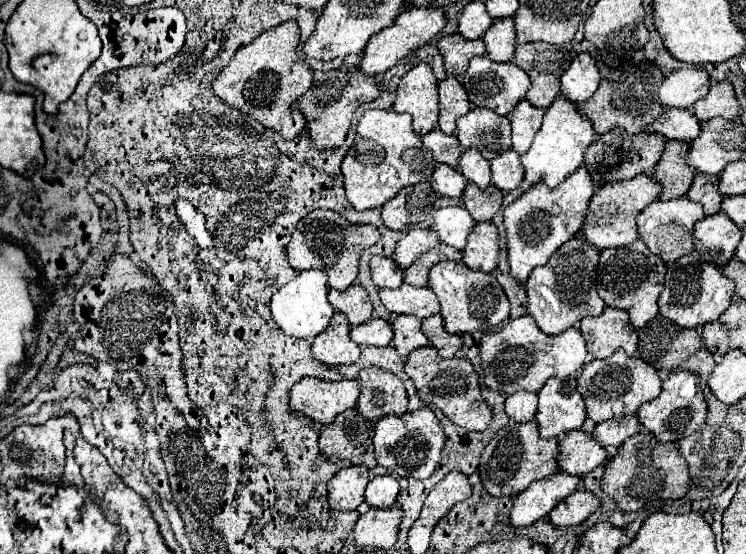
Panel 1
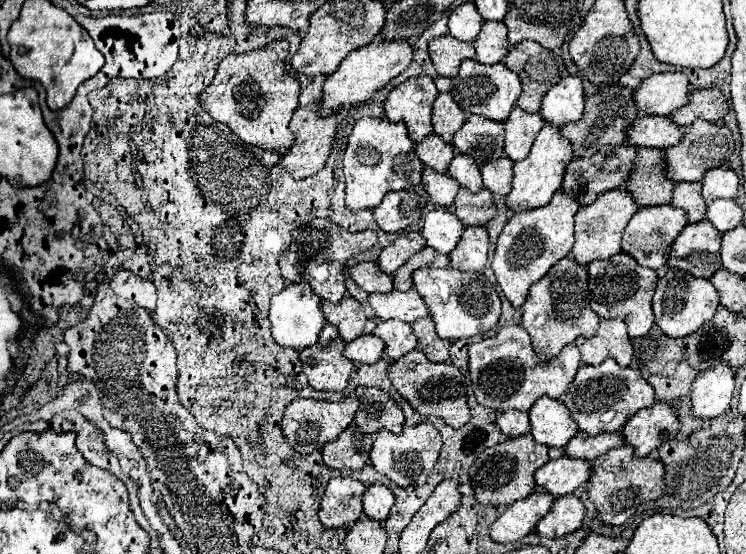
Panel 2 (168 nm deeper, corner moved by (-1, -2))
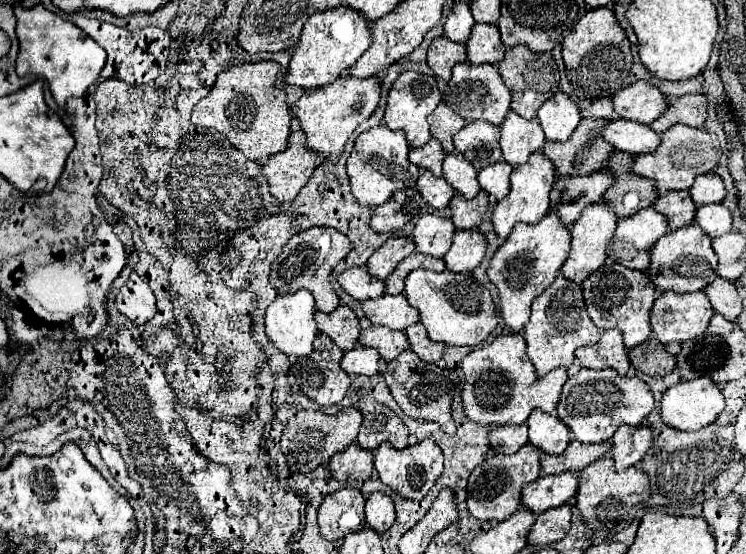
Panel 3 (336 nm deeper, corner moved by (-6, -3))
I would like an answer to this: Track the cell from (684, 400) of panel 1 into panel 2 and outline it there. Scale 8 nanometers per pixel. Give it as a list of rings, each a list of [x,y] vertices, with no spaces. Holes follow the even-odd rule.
[[[654,403],[632,415],[626,421],[622,435],[624,443],[634,449],[636,457],[646,457],[658,449],[660,443],[676,437],[678,429],[680,423],[672,407],[668,403]]]

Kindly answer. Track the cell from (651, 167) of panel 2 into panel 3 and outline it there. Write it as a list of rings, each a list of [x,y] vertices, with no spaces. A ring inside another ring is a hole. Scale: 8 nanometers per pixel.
[[[615,150],[607,162],[607,168],[611,168],[615,174],[615,184],[605,192],[603,200],[609,202],[619,218],[653,206],[659,196],[657,190],[653,190],[653,182],[649,182],[649,178],[637,178],[637,174],[629,174],[629,162],[633,162],[633,158],[633,154],[621,154]]]

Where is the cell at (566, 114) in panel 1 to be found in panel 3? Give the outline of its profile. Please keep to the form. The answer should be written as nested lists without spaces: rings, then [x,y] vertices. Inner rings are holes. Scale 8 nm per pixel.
[[[541,150],[531,154],[525,164],[517,166],[513,170],[513,174],[511,174],[511,192],[503,200],[497,202],[497,206],[493,210],[493,216],[491,216],[495,232],[499,234],[501,240],[505,240],[509,236],[509,232],[513,230],[513,226],[517,222],[535,224],[549,212],[549,194],[551,194],[553,182],[555,182],[553,162],[549,162],[549,158],[545,158],[541,154]]]

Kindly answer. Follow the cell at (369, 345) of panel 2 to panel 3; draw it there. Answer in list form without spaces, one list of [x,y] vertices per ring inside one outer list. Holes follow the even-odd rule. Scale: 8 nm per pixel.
[[[357,344],[353,350],[345,352],[343,360],[341,360],[341,368],[347,374],[363,374],[363,376],[373,376],[379,372],[379,354],[377,350],[369,348],[369,346],[361,346]]]

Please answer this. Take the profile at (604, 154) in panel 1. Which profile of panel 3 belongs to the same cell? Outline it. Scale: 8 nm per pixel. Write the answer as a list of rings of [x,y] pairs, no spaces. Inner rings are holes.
[[[605,168],[587,176],[555,178],[555,186],[551,190],[551,210],[559,214],[563,224],[573,224],[589,204],[603,200],[609,186],[613,186],[613,174]]]

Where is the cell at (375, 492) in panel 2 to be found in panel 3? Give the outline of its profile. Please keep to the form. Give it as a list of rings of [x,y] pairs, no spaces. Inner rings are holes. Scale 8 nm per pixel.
[[[373,492],[365,504],[365,518],[367,526],[375,532],[385,532],[387,528],[391,528],[395,522],[393,498],[383,492]]]

